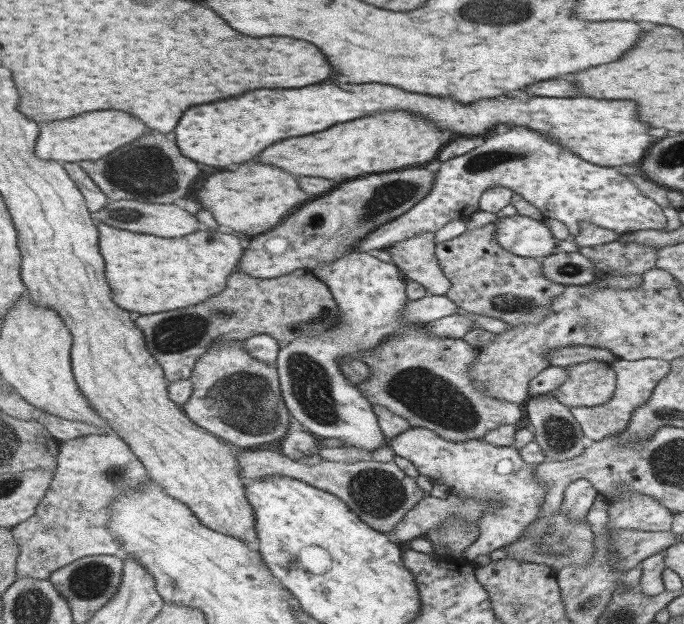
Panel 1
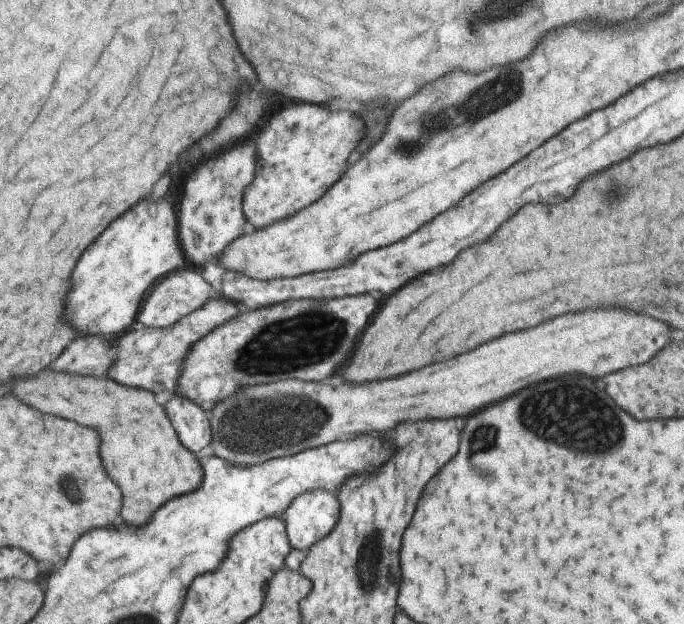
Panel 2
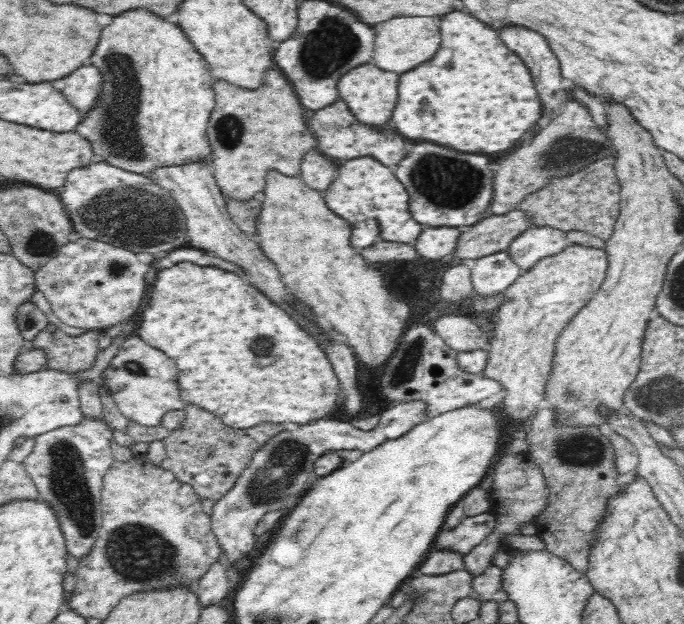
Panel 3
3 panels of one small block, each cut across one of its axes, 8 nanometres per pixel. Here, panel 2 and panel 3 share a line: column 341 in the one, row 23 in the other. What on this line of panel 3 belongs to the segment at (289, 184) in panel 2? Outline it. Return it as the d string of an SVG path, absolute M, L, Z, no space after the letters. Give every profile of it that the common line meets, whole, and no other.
M128 10L102 28L94 56L90 58L92 66L100 68L104 78L104 94L92 112L88 112L84 124L76 130L80 136L88 138L94 146L94 152L110 166L118 166L136 174L150 176L158 166L184 166L194 160L210 162L208 146L208 120L216 108L216 92L212 90L212 76L208 62L200 56L192 40L180 26L166 22L150 10Z

